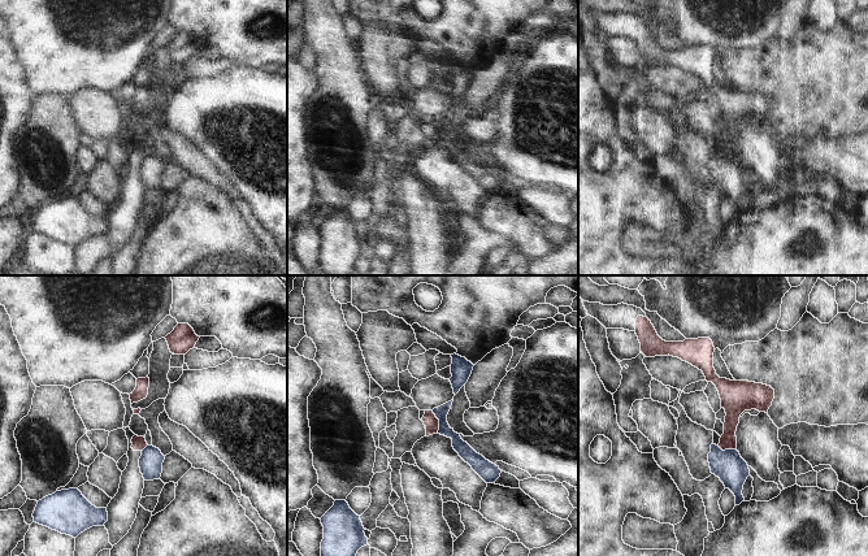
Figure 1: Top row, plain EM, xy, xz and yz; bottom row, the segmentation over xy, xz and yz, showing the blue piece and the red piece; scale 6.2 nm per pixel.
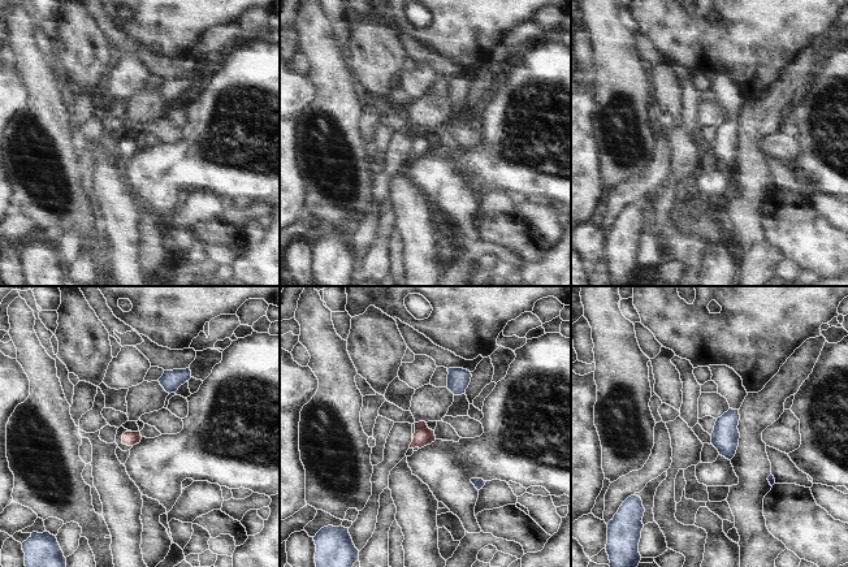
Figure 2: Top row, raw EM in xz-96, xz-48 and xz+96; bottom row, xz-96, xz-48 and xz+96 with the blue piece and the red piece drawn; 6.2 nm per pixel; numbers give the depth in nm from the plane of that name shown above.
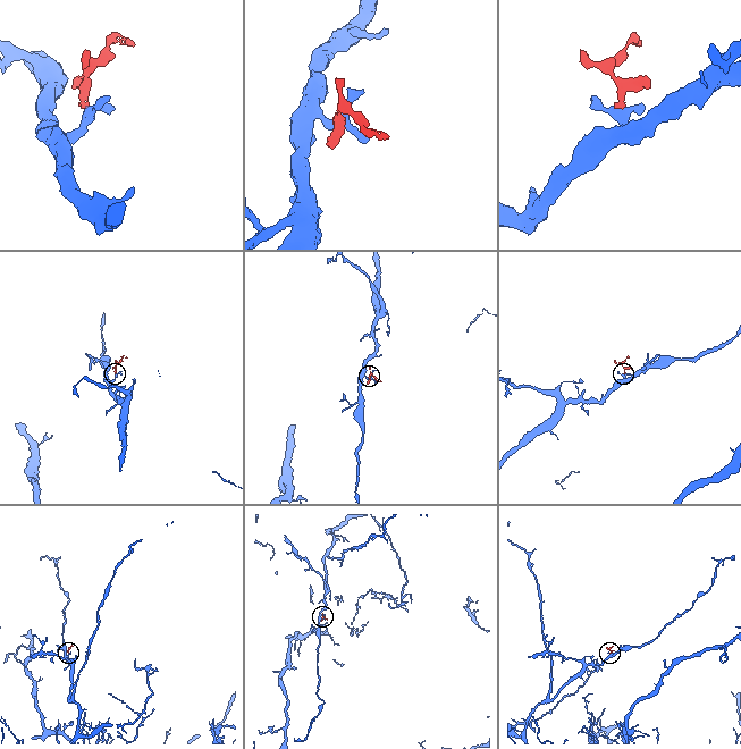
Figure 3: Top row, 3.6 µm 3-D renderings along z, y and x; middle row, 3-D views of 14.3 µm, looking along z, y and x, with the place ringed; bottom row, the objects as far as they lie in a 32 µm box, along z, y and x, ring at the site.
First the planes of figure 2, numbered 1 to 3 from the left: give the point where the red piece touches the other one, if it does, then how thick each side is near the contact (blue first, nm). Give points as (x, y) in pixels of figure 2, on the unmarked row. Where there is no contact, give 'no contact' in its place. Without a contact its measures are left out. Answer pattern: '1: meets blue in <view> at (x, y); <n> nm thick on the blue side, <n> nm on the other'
1: no contact
2: no contact
3: no contact

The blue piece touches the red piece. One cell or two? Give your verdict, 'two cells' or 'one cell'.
two cells

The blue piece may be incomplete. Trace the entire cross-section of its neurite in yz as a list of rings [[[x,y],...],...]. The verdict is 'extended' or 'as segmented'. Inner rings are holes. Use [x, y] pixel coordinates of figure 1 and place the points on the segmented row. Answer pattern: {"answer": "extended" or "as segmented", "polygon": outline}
{"answer": "as segmented", "polygon": [[[712,443],[708,462],[711,473],[719,477],[725,488],[729,488],[734,494],[735,505],[745,501],[742,490],[750,475],[750,469],[737,448],[722,451],[719,446]]]}

